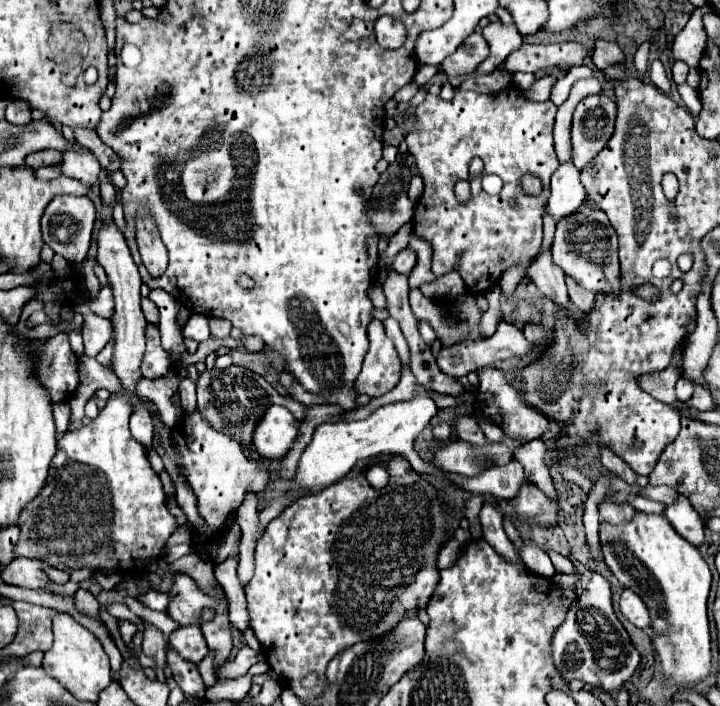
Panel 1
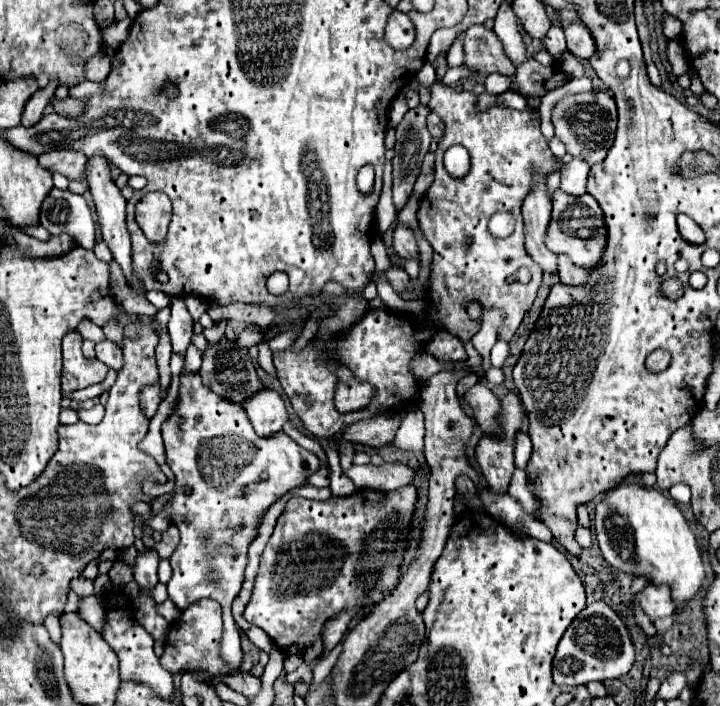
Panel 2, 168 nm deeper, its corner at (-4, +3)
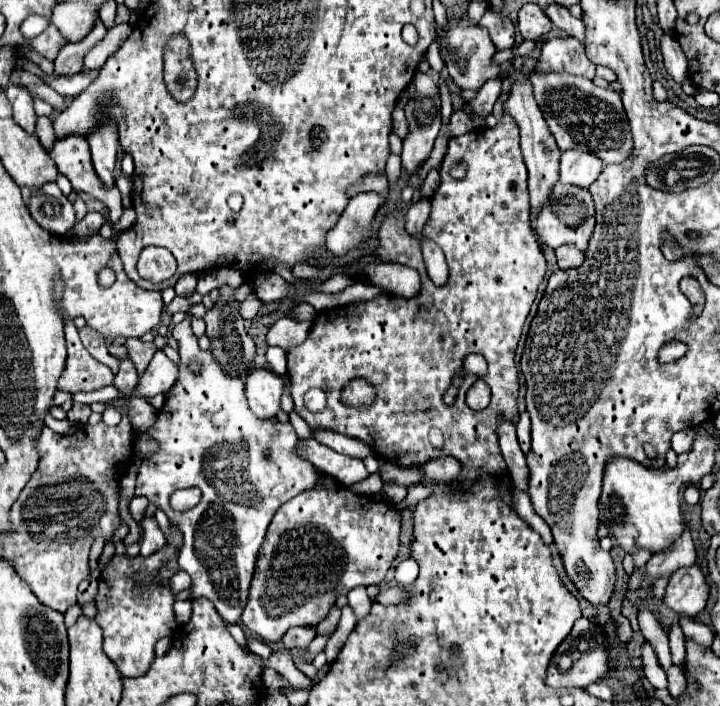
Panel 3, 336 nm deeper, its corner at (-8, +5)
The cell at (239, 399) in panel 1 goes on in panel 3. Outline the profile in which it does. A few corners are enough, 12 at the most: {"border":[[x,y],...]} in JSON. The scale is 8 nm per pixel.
{"border":[[230,286],[206,312],[210,352],[226,374],[244,378],[256,344]]}

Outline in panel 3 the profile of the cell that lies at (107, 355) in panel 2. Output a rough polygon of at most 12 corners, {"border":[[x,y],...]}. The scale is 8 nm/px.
{"border":[[118,358],[120,370],[114,386],[130,394],[136,386],[138,372],[130,358]]}

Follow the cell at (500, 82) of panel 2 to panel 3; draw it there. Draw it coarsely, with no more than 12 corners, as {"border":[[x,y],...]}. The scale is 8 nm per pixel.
{"border":[[488,80],[470,102],[474,112],[488,116],[500,96],[502,80]]}

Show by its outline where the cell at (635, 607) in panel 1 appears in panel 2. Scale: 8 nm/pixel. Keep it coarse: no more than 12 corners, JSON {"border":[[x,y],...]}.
{"border":[[646,586],[638,594],[650,620],[672,616],[676,604],[668,586]]}

